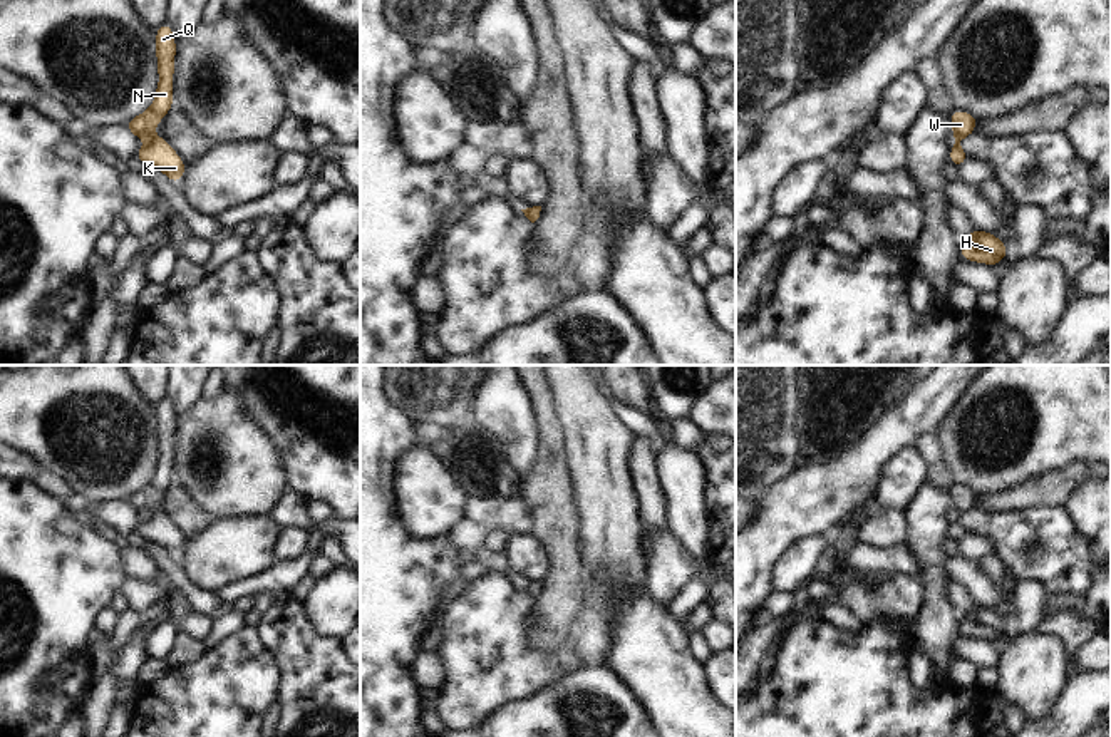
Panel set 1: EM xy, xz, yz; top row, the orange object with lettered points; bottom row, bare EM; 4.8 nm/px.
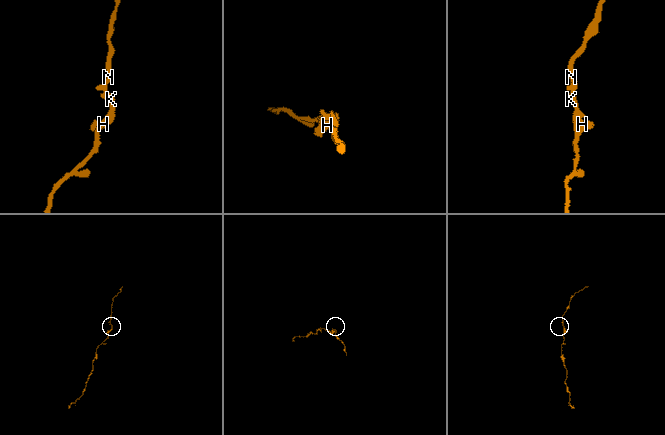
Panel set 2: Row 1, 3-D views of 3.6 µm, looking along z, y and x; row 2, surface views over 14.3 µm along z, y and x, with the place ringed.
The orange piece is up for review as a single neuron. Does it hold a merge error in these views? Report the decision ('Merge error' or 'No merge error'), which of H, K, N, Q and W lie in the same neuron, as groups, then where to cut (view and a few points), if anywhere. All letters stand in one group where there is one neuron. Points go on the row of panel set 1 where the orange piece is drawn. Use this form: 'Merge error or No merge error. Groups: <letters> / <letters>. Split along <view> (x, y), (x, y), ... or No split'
No merge error. Groups: H K N Q W. No split

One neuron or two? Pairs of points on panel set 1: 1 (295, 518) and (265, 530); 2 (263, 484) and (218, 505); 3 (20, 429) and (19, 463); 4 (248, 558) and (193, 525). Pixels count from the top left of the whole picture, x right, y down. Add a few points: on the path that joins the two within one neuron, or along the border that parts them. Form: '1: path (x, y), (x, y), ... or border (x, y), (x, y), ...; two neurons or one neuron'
1: border (268, 516), (277, 528); two neurons
2: path (252, 484), (238, 484), (230, 493); one neuron
3: border (17, 448), (44, 469); two neurons
4: border (213, 520), (186, 541); two neurons

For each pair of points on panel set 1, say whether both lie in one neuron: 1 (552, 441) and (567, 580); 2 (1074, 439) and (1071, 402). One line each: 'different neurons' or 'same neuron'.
1: same neuron
2: same neuron

